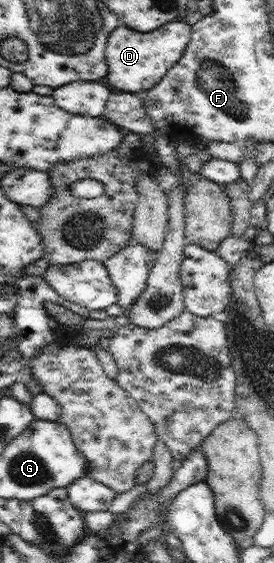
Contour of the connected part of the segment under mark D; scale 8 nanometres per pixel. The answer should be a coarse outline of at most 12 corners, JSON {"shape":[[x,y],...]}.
{"shape":[[117,27],[104,82],[142,94],[181,59],[191,27]]}

